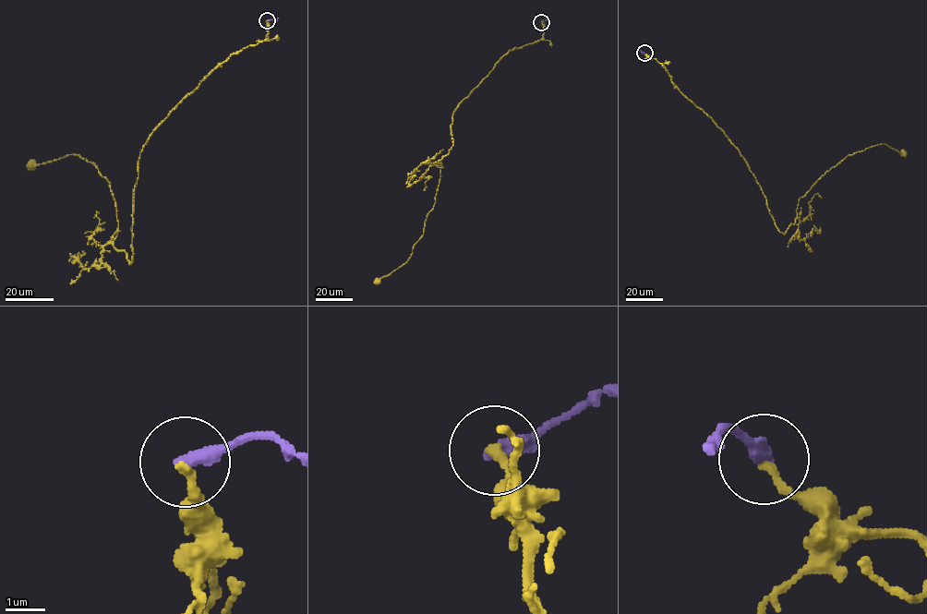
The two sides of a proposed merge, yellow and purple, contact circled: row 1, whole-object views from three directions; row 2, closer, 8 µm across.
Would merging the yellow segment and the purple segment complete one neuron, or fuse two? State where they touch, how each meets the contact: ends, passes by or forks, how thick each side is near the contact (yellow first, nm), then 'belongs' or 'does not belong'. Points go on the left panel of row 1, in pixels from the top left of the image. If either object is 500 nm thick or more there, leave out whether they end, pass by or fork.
place (267, 20); yellow ends; purple ends; calibres 220 and 400 nm; does not belong

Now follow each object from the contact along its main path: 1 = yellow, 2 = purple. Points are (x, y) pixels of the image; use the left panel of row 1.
1: (267, 20), (267, 38), (222, 63), (141, 149), (130, 263), (93, 163), (32, 164)
2: (267, 20), (278, 18)

